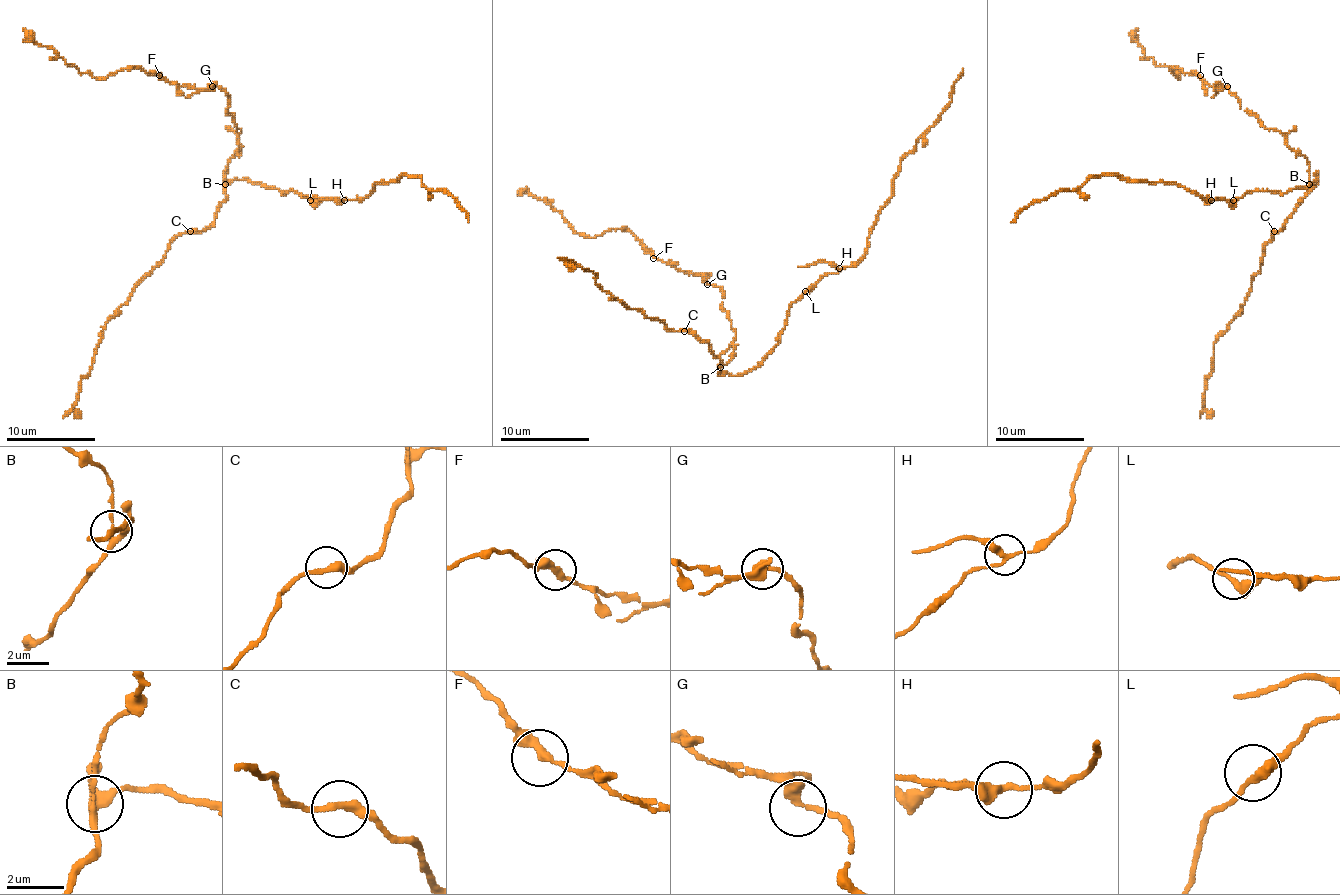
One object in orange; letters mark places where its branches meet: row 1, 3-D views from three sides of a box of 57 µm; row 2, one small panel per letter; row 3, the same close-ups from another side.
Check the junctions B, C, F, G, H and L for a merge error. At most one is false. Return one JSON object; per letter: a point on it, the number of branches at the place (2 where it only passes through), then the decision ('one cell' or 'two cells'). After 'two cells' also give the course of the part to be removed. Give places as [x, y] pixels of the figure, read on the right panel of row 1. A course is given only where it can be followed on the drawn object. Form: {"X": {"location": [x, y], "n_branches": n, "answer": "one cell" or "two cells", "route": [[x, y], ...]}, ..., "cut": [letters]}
{"B": {"location": [1309, 184], "n_branches": 3, "answer": "one cell"}, "C": {"location": [1274, 231], "n_branches": 2, "answer": "one cell"}, "F": {"location": [1200, 75], "n_branches": 3, "answer": "one cell"}, "G": {"location": [1227, 86], "n_branches": 3, "answer": "one cell"}, "H": {"location": [1211, 200], "n_branches": 3, "answer": "two cells"}, "L": {"location": [1233, 200], "n_branches": 2, "answer": "one cell"}, "cut": ["H"]}

